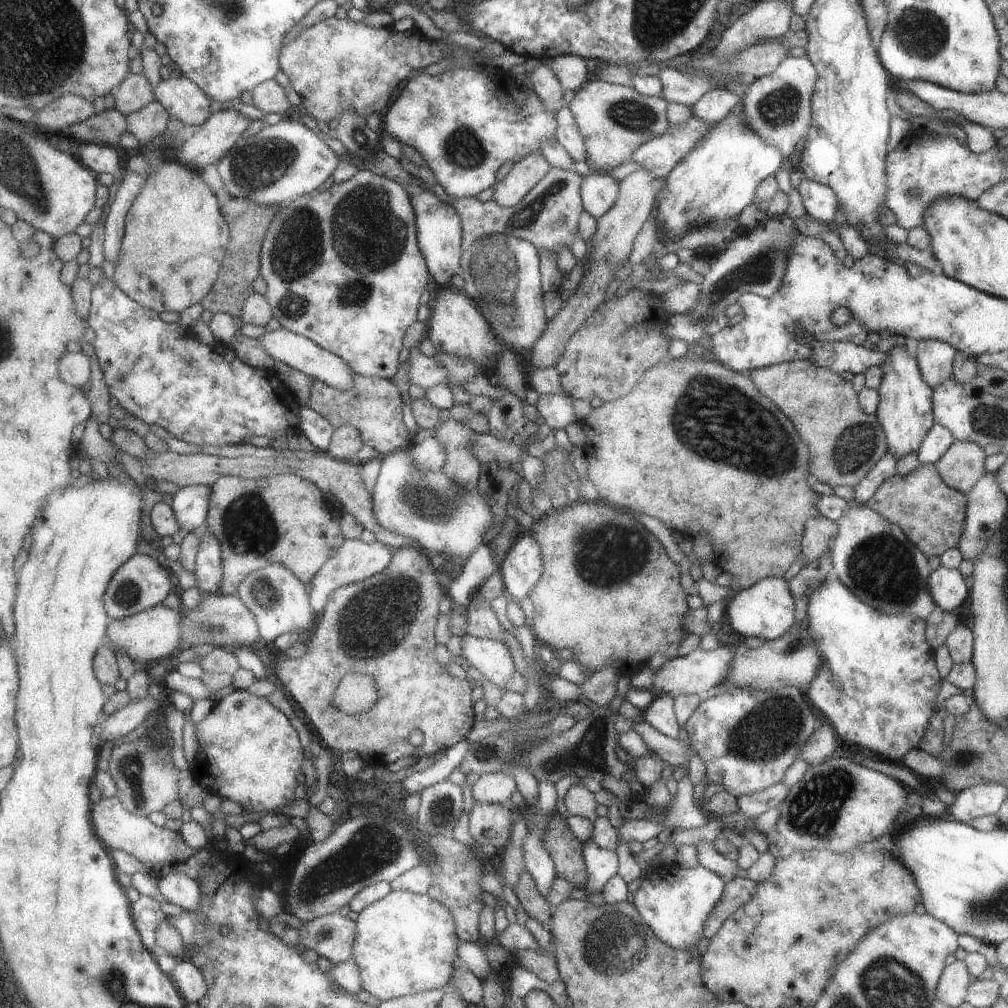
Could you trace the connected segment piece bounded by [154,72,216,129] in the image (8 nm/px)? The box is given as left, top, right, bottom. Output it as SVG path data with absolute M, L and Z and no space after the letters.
M176 72L161 80L154 94L173 117L195 129L216 111L215 103L198 84Z

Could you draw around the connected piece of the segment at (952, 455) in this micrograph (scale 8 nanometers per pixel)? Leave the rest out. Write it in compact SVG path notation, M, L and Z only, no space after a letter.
M954 440L934 465L945 485L966 494L985 472L985 457L974 442Z

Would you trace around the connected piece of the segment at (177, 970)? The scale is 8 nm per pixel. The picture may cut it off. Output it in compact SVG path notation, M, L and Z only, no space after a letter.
M182 961L177 964L171 973L171 978L179 987L179 992L187 1002L199 1002L207 994L207 982L201 970L191 961Z

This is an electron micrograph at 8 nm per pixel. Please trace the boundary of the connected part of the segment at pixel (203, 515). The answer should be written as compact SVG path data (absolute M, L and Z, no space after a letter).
M191 485L180 487L173 495L171 506L175 511L180 528L187 533L200 530L209 514L212 486Z

